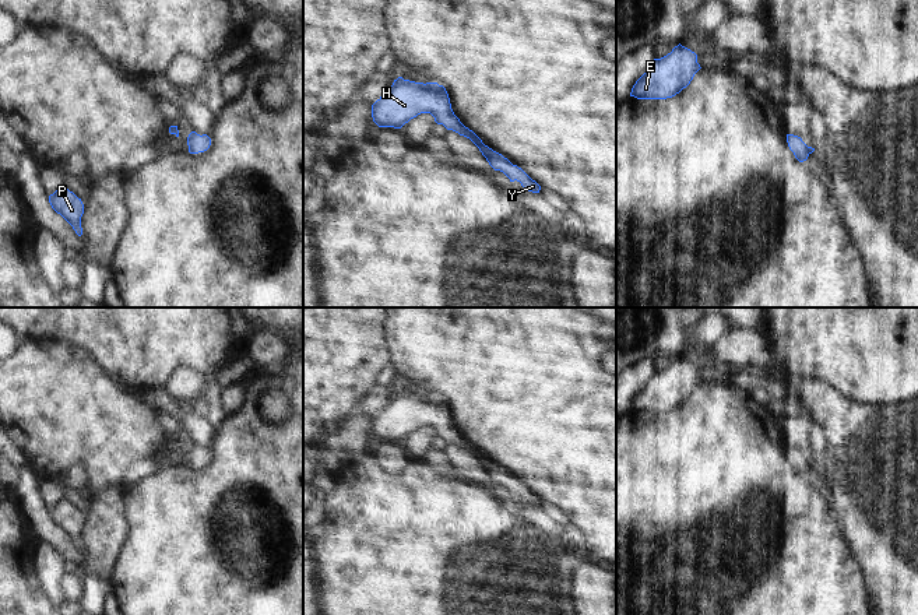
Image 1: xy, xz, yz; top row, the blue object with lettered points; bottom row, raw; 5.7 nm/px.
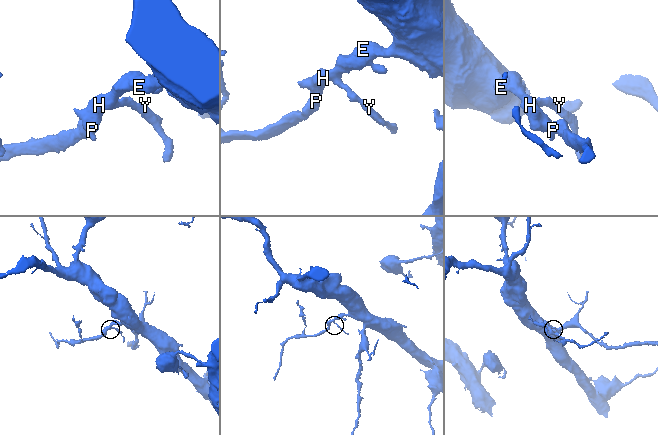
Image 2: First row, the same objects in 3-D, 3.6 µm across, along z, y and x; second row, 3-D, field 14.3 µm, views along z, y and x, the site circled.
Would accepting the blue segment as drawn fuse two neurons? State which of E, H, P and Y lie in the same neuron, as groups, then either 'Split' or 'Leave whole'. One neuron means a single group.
Groups: E H P Y. Leave whole

